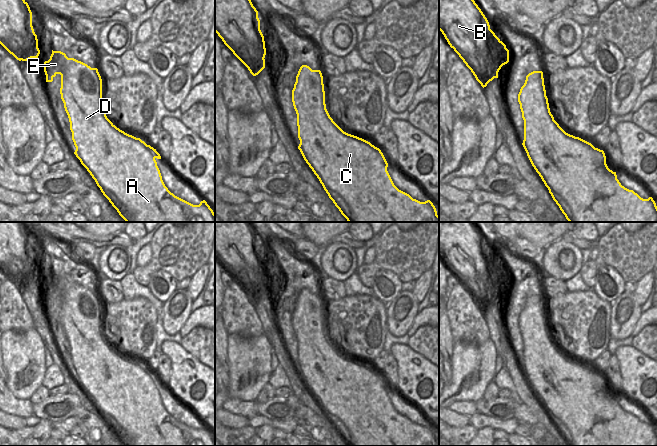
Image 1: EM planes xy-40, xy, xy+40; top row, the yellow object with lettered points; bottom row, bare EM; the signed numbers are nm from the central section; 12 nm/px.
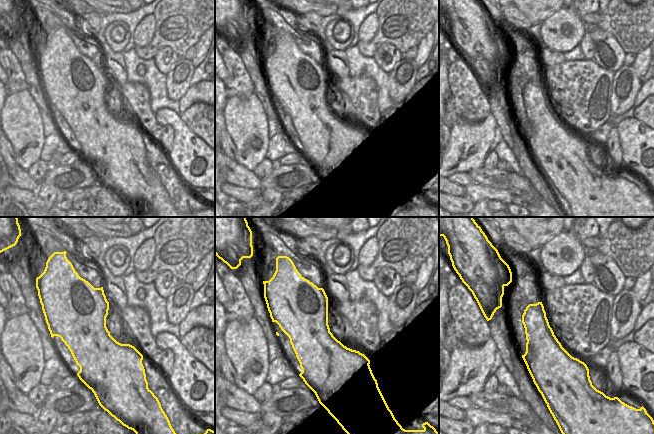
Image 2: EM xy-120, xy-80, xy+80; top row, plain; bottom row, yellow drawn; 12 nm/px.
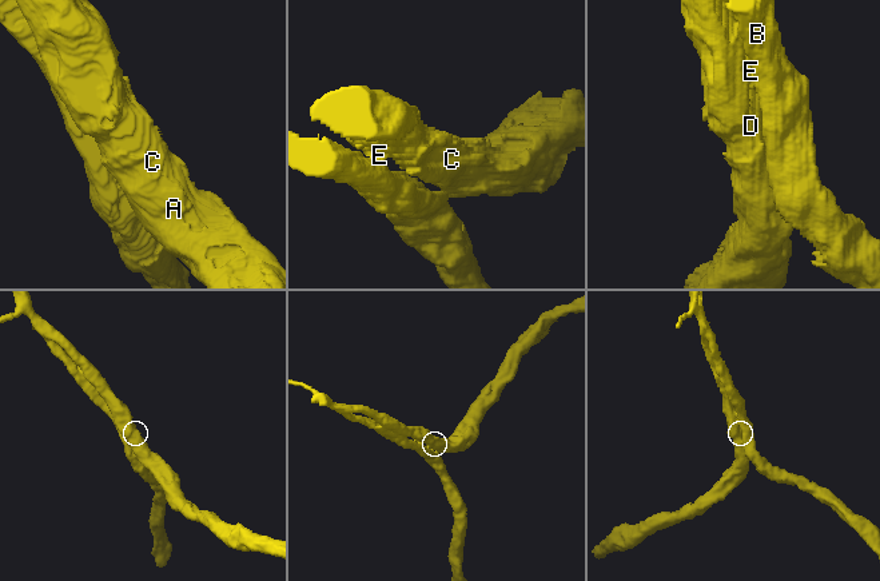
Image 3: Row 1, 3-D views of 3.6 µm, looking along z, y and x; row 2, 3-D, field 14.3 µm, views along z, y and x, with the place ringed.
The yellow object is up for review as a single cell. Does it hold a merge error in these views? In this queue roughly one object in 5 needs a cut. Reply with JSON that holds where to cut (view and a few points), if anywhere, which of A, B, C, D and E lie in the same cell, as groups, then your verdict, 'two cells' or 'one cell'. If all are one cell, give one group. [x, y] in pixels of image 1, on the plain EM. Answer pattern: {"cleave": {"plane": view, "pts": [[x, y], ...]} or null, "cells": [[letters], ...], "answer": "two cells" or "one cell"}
{"cleave": null, "cells": [["A", "B", "C", "D", "E"]], "answer": "one cell"}

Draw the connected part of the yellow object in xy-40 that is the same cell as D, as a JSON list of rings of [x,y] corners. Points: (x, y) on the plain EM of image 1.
[[[53,275],[48,285],[44,286],[44,296],[46,299],[46,306],[52,306],[53,302],[57,299],[61,299],[61,312],[60,318],[61,323],[64,327],[65,335],[68,339],[69,346],[70,346],[70,354],[72,356],[72,364],[76,371],[74,378],[80,384],[81,388],[87,393],[90,397],[92,402],[95,404],[97,410],[100,412],[103,419],[109,424],[112,430],[117,434],[119,439],[126,445],[126,446],[215,446],[215,437],[210,432],[205,424],[201,425],[199,429],[193,429],[171,417],[168,412],[165,410],[160,394],[157,390],[156,382],[161,383],[160,378],[151,371],[147,369],[144,365],[140,362],[136,362],[132,359],[125,357],[124,355],[117,352],[106,340],[104,332],[102,330],[102,303],[98,296],[97,292],[91,292],[87,288],[78,285],[74,282],[68,282],[65,277],[61,275]]]

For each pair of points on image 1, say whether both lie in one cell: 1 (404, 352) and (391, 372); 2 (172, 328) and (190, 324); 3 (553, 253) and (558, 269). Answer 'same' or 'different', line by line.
1: different
2: different
3: same

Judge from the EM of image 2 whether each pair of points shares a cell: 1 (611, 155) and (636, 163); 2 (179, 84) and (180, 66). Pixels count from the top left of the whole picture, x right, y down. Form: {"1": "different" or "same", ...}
{"1": "different", "2": "same"}

